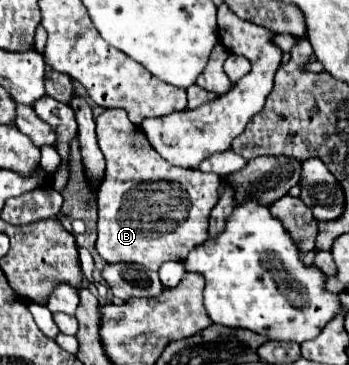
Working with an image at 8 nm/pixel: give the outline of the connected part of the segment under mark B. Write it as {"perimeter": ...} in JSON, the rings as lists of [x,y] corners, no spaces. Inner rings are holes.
{"perimeter":[[[106,109],[106,113],[96,119],[96,135],[106,157],[106,177],[98,189],[98,255],[108,263],[128,261],[152,271],[158,271],[166,261],[184,261],[188,253],[208,237],[208,219],[220,199],[222,179],[216,173],[168,165],[168,161],[152,149],[142,129],[132,125],[122,109]]]}

